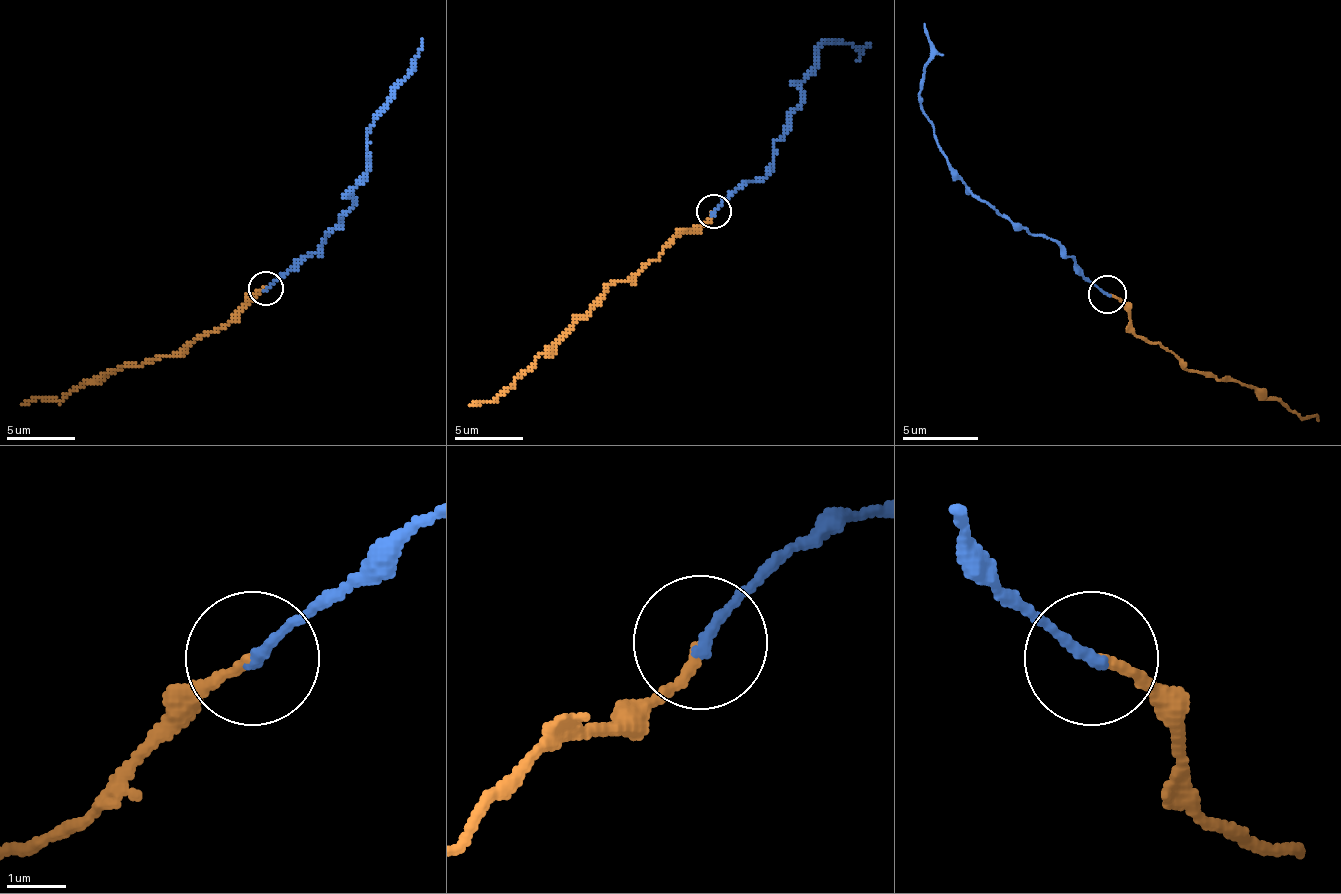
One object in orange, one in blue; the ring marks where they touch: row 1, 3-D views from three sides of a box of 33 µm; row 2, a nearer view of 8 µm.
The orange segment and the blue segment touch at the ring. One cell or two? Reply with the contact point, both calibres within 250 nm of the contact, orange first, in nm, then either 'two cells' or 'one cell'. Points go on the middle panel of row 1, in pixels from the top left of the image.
place (714, 211); calibres 170 and 170 nm; one cell

